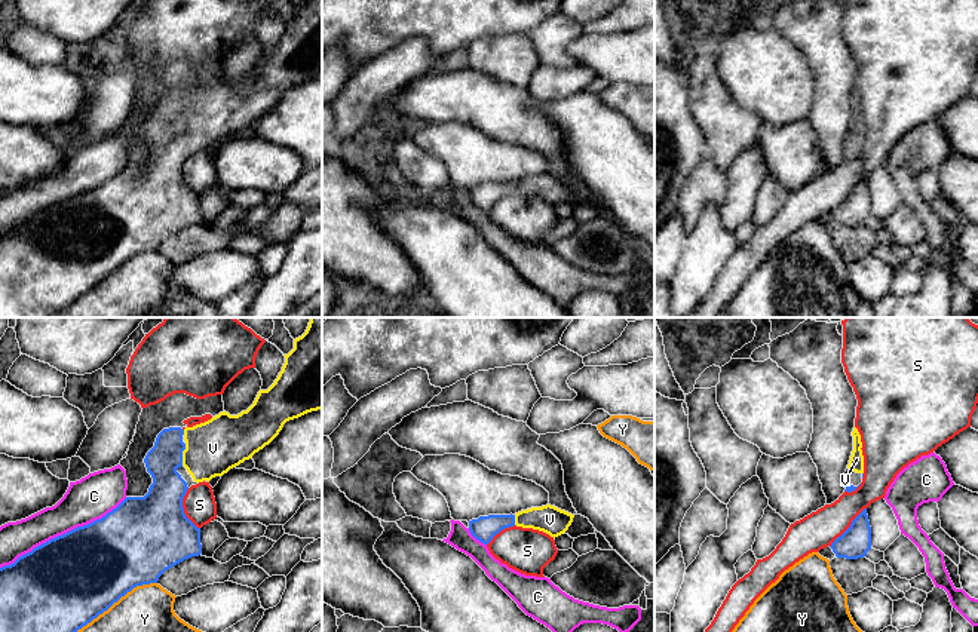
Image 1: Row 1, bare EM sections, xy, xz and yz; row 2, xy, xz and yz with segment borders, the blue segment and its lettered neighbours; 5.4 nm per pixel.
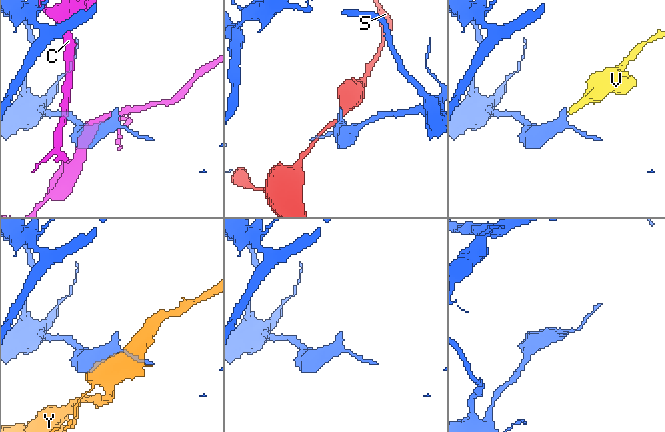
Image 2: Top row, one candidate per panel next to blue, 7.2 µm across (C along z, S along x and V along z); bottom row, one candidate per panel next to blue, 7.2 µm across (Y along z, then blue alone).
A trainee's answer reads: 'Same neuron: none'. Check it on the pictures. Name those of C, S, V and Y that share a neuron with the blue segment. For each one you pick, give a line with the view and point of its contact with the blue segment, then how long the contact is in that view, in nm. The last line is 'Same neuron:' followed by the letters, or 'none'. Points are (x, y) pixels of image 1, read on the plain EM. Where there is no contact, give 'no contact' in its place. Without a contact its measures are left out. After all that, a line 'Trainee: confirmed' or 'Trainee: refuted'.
V: meets blue in xy at (181, 122); contact 120 nm long
Same neuron: V
Trainee: refuted

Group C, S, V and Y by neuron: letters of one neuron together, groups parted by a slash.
C / S / V / Y

